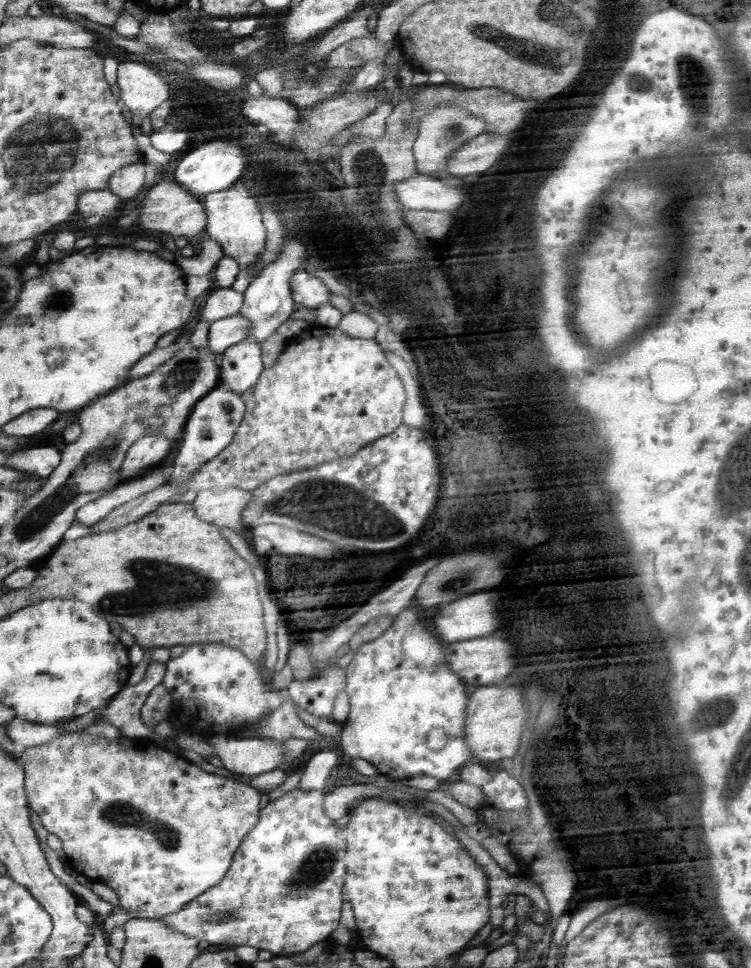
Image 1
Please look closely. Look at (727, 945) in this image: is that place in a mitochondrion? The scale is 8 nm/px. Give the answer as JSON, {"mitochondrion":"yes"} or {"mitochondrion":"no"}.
{"mitochondrion":"no"}

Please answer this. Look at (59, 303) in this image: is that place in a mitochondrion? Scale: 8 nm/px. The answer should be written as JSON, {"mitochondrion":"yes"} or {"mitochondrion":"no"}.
{"mitochondrion":"yes"}

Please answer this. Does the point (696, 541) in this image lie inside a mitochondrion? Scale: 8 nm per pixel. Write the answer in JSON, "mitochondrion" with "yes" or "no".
{"mitochondrion":"yes"}

